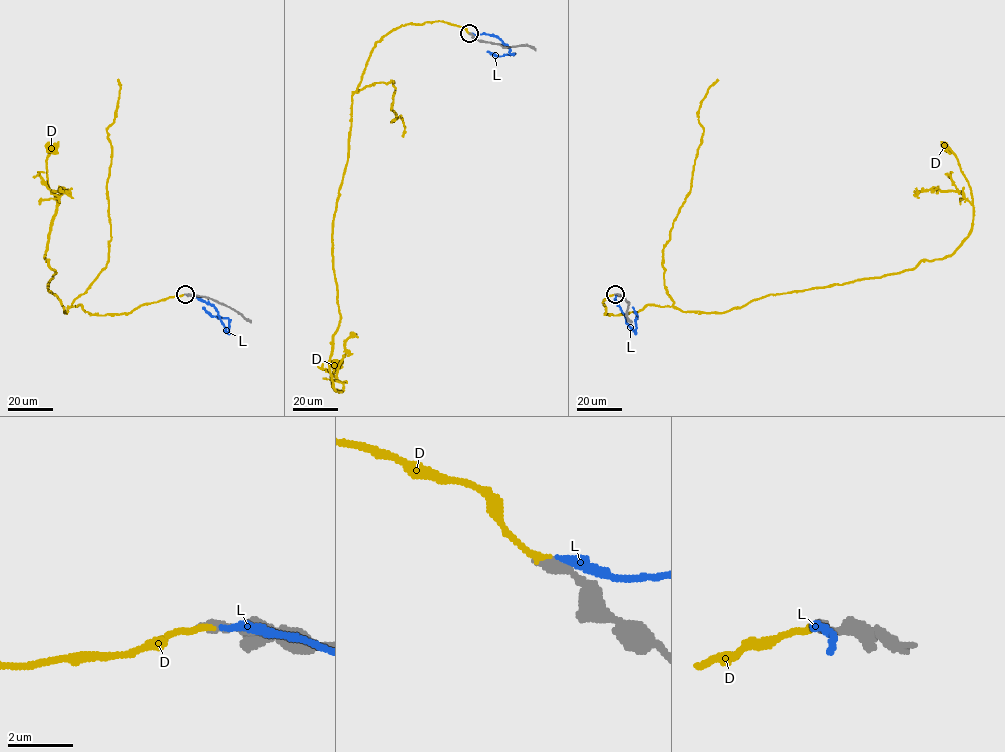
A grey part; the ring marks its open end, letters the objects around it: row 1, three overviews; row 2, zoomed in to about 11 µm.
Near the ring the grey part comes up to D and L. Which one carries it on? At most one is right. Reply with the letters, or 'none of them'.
D

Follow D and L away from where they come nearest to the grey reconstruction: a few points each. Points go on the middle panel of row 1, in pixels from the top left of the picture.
D: (469, 33), (441, 21), (392, 29), (352, 96), (332, 233), (340, 318), (329, 372), (341, 391), (334, 363)
L: (471, 34), (496, 36), (513, 53), (496, 56), (487, 51)

